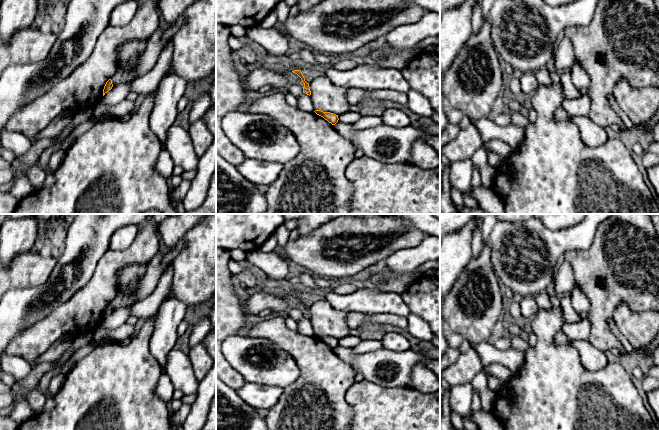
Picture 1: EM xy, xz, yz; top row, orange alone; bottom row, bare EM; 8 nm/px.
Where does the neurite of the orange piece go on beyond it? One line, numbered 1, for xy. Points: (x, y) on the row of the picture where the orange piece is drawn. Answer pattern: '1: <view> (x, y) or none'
1: none

